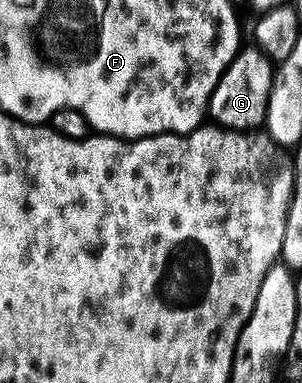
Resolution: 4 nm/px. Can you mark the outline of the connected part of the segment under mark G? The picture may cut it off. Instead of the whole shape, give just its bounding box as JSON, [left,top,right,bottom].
[208,45,274,131]

